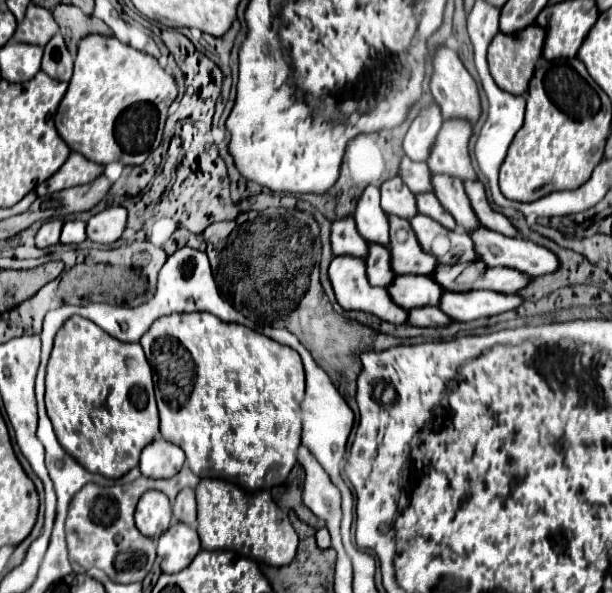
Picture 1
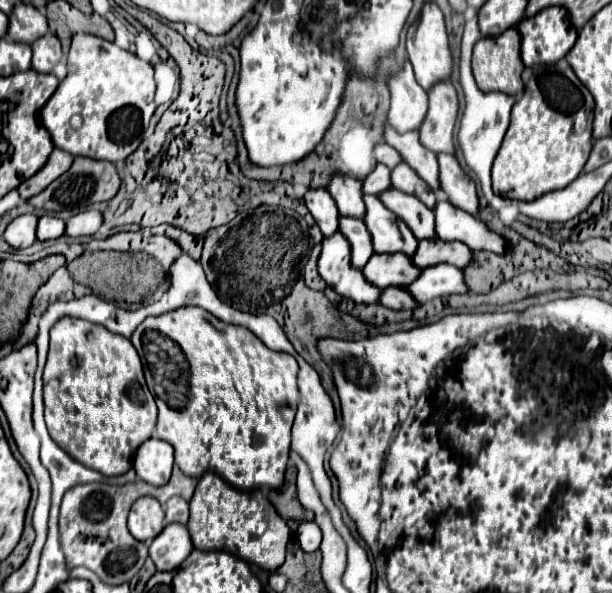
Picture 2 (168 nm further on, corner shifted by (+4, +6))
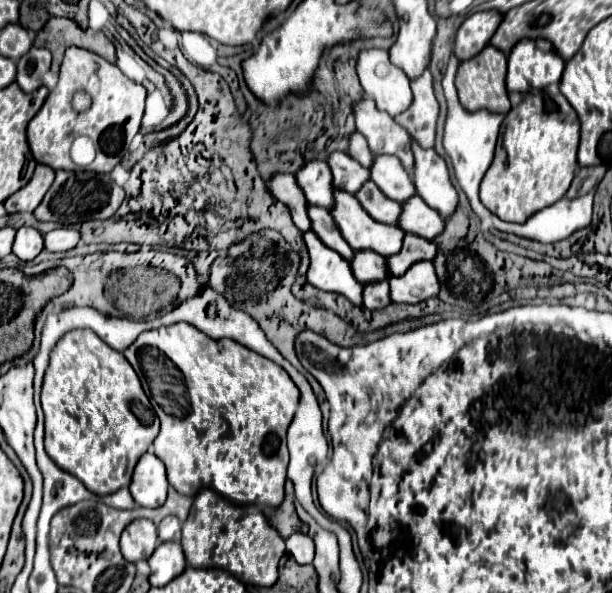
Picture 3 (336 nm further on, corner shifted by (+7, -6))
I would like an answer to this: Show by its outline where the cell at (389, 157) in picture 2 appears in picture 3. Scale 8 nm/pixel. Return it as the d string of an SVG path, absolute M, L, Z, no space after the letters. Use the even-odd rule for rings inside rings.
M356 132L356 134L350 138L350 156L352 156L354 160L358 160L364 168L370 168L370 164L374 162L374 154L370 152L370 148L368 148L368 144L366 144L366 138L364 138L360 132Z

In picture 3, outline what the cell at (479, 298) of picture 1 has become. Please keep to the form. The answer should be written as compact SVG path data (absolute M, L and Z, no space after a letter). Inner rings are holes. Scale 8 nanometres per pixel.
M418 262L414 264L404 276L392 276L390 284L390 298L398 304L418 304L422 300L434 298L440 292L438 276L434 272L432 262Z

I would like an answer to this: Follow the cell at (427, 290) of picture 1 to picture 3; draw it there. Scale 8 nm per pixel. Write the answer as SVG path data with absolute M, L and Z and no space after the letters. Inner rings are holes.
M370 250L356 252L350 266L360 284L370 284L370 280L388 280L390 278L386 272L386 258L378 256L376 252L370 252Z

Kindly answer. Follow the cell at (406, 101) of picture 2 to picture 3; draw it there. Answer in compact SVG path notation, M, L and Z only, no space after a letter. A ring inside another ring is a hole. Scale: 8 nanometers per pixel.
M366 50L358 58L358 76L364 92L374 98L378 110L388 112L392 118L404 112L414 96L408 76L394 64L384 50Z

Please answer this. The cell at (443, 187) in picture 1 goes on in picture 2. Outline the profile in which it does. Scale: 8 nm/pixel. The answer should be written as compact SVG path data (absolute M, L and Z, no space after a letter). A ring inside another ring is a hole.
M385 120L383 124L383 140L385 144L393 146L401 158L433 188L437 188L437 158L431 150L427 150L421 142L419 142L419 132L411 130L405 134L399 134L389 120Z

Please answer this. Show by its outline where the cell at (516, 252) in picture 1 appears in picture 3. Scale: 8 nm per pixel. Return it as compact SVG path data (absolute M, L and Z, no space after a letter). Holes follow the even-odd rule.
M418 196L404 202L402 208L404 210L402 210L398 226L404 232L422 236L430 242L434 240L434 236L438 236L438 232L442 232L444 218L438 212L434 212L434 208L428 208L428 204L422 202Z

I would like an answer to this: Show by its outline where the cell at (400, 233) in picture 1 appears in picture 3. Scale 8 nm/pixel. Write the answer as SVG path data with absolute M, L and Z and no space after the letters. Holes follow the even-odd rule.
M342 190L334 192L334 208L330 214L334 216L344 240L354 248L370 248L380 256L388 258L402 250L402 228L378 224L372 216L358 204L358 200Z

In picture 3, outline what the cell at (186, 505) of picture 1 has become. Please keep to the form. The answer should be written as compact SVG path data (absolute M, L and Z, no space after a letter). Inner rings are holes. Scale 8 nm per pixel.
M166 516L160 524L158 524L158 538L160 542L180 542L180 528L182 522L176 516Z

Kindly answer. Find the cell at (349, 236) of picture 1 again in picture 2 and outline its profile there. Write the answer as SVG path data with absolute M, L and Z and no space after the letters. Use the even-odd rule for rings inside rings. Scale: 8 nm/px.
M309 188L303 196L307 210L311 212L311 216L315 218L317 226L321 228L323 236L331 236L333 232L337 232L337 206L333 204L333 198L329 196L329 192L325 188Z

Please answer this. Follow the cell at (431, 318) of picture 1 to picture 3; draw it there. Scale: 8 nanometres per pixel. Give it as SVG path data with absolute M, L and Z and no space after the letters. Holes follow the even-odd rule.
M378 282L378 284L366 284L364 286L364 308L370 310L378 310L378 308L386 308L386 304L390 304L390 290L388 290L388 282Z

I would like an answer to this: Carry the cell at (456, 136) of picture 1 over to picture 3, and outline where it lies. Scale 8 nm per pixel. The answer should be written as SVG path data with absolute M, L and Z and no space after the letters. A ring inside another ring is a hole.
M426 70L418 80L412 82L412 92L414 92L412 106L406 112L402 112L396 118L396 122L402 128L406 128L422 148L434 148L440 104L434 94L430 70Z

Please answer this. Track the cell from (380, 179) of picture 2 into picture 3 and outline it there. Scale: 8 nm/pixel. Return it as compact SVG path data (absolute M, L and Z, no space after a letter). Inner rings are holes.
M342 152L330 154L328 166L334 176L334 186L342 188L344 192L356 194L358 188L362 188L362 184L366 184L366 180L370 180L370 170L362 168L348 154L342 154Z

